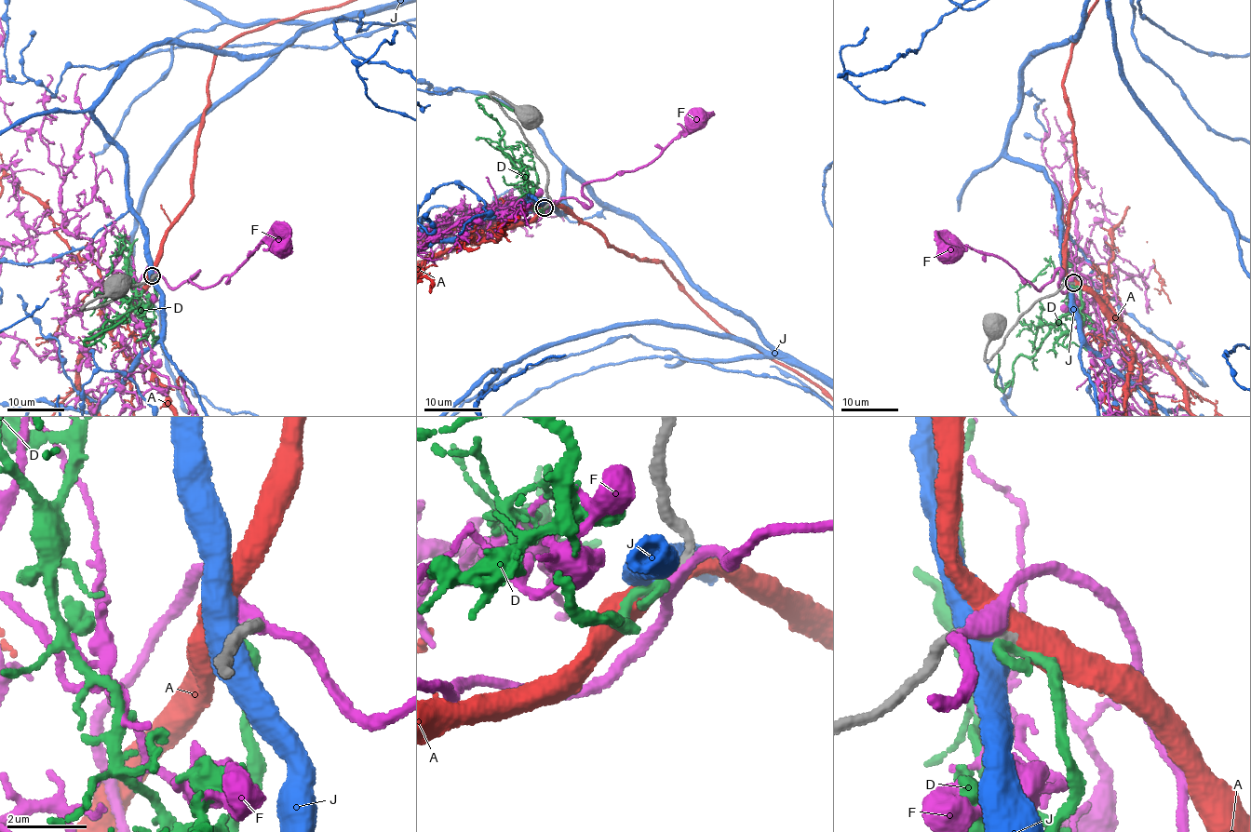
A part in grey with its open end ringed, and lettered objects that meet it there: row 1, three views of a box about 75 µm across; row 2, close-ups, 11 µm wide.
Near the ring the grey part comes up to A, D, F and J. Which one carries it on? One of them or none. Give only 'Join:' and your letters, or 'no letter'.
Join: A

